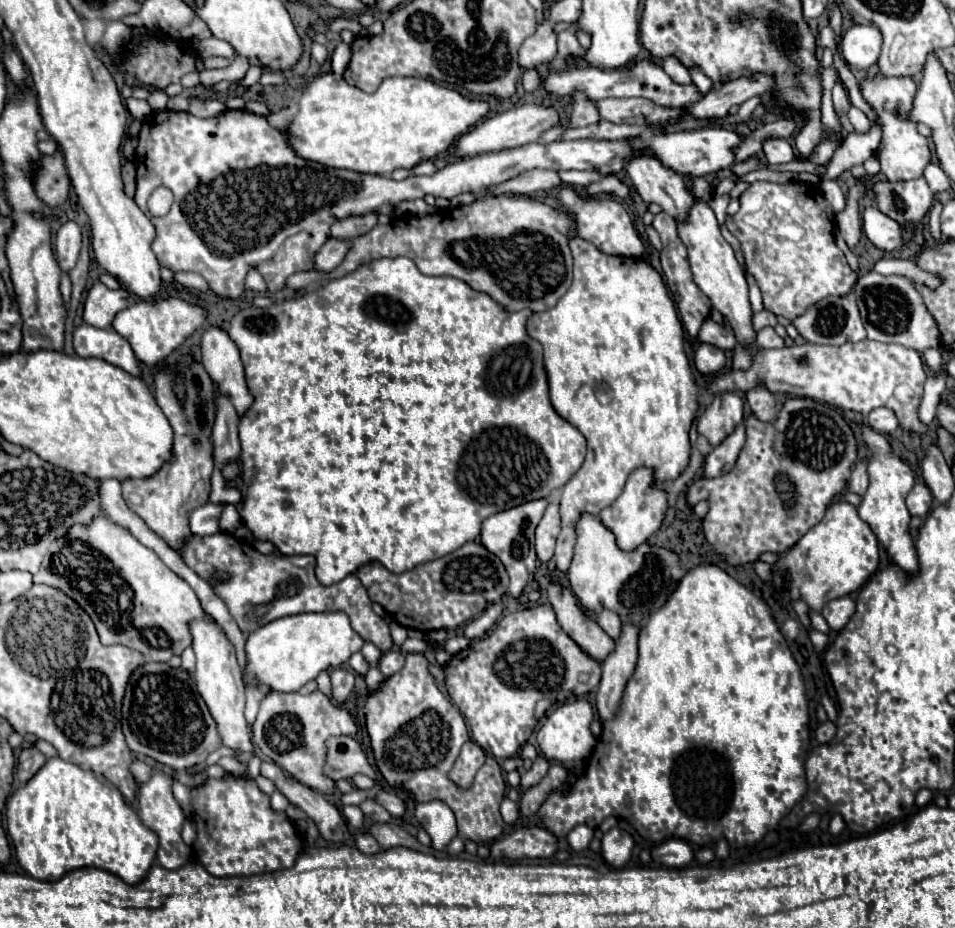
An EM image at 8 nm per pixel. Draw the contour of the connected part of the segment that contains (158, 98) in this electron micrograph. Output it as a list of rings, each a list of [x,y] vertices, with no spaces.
[[[154,88],[154,90],[150,92],[150,96],[148,96],[148,104],[150,104],[150,108],[152,108],[154,112],[166,110],[166,100],[168,100],[168,96],[166,96],[166,92],[160,90],[160,88]]]

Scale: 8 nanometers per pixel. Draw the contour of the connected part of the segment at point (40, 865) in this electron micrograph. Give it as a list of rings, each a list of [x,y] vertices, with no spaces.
[[[60,756],[48,758],[46,764],[26,782],[26,786],[18,788],[8,798],[6,826],[18,864],[36,880],[58,880],[74,868],[94,866],[122,876],[126,884],[138,884],[138,880],[144,880],[146,872],[154,864],[158,848],[158,836],[142,824],[114,784],[98,778],[92,770],[82,770],[76,764],[62,760]]]

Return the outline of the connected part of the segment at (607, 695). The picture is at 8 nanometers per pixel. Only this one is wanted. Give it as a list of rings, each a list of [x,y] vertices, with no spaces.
[[[624,624],[620,636],[614,640],[616,648],[602,662],[602,680],[596,694],[596,708],[602,720],[614,716],[626,680],[634,674],[638,656],[638,632],[640,628],[636,624]]]

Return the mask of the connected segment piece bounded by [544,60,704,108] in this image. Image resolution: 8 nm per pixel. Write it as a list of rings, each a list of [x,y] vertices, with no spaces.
[[[636,60],[634,64],[626,68],[616,70],[600,70],[600,68],[572,68],[568,72],[550,72],[544,78],[544,88],[548,92],[556,92],[562,96],[570,96],[576,90],[582,90],[590,100],[604,100],[604,98],[630,98],[640,96],[648,98],[658,106],[670,106],[670,108],[684,108],[704,98],[704,94],[696,88],[696,84],[678,84],[674,82],[662,66],[658,66],[652,60]]]

